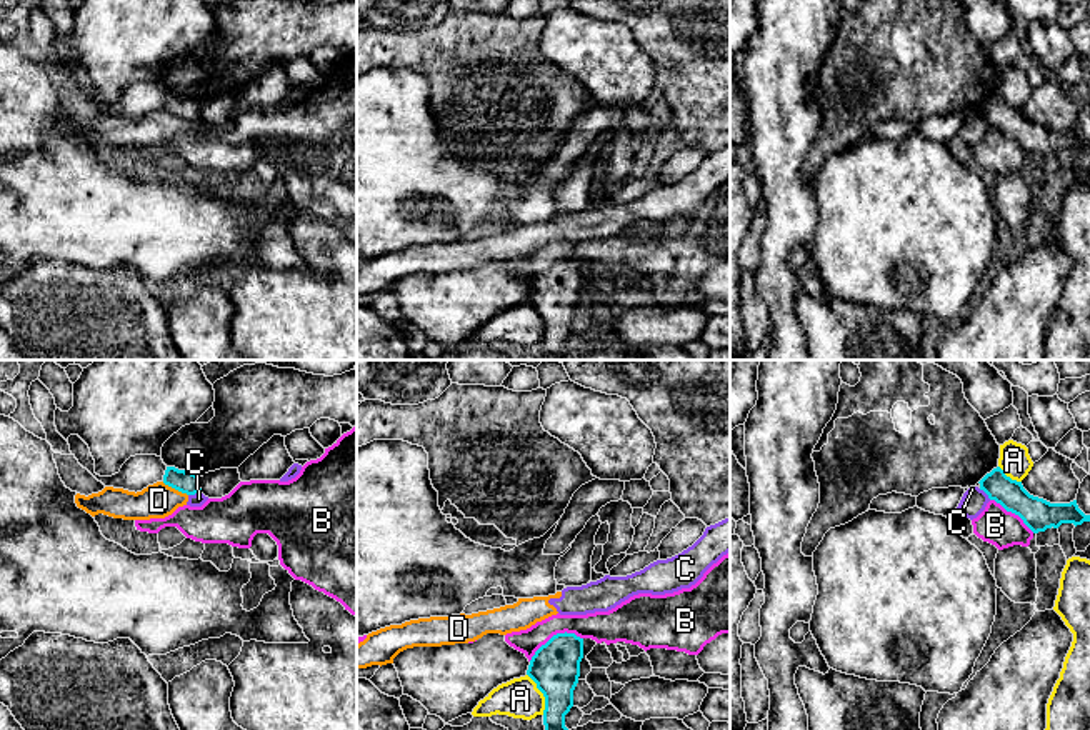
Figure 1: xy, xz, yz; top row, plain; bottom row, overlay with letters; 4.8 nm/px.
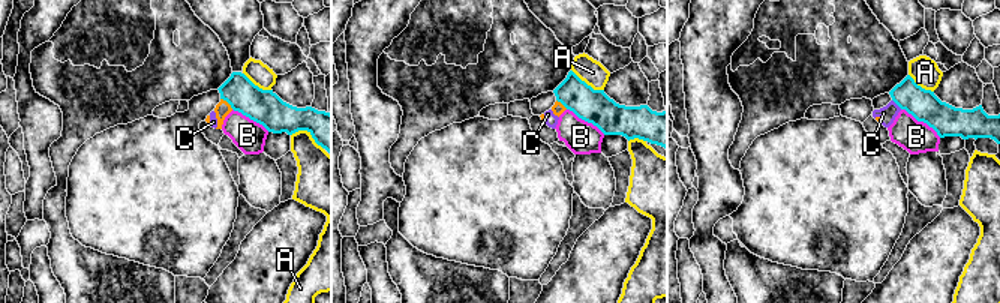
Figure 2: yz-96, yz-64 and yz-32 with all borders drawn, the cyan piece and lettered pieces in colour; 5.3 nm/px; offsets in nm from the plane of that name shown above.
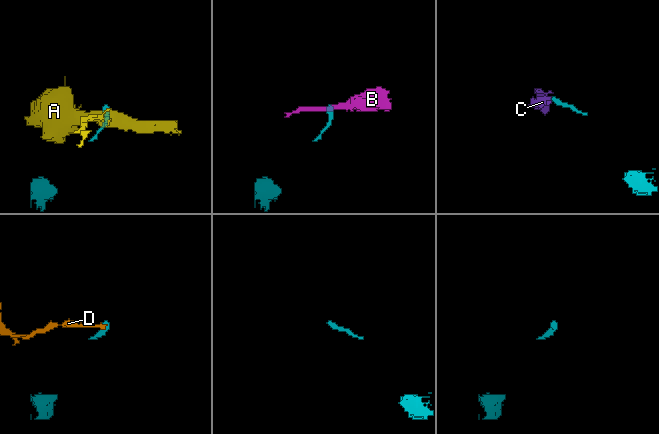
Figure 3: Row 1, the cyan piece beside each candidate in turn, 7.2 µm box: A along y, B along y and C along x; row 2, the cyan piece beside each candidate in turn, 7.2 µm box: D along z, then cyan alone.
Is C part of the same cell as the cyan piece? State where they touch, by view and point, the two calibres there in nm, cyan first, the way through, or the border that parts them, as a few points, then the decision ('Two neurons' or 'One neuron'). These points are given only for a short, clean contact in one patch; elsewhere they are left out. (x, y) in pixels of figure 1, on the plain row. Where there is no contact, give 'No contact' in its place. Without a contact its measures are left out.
Touches cyan at xy (194, 120). Thickness 110 nm (cyan) against 60 nm. Boundary: xy (200, 119), (189, 122). Two neurons

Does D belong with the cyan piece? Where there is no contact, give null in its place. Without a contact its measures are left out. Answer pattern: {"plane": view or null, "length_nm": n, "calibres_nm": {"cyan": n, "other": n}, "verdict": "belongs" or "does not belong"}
{"plane": "xy", "length_nm": 140, "calibres_nm": {"cyan": 110, "other": 170}, "verdict": "does not belong"}

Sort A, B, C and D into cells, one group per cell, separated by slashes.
A / B / C D

